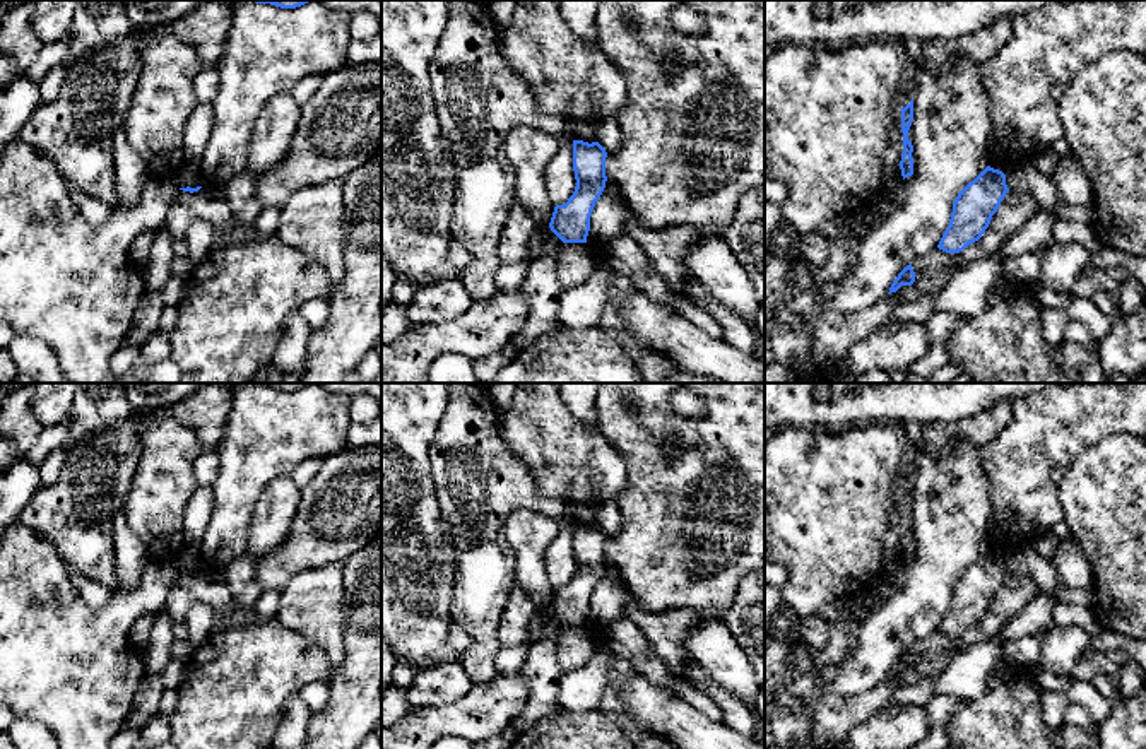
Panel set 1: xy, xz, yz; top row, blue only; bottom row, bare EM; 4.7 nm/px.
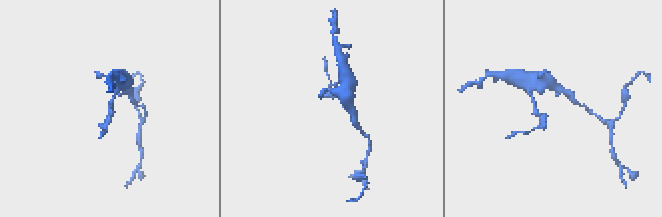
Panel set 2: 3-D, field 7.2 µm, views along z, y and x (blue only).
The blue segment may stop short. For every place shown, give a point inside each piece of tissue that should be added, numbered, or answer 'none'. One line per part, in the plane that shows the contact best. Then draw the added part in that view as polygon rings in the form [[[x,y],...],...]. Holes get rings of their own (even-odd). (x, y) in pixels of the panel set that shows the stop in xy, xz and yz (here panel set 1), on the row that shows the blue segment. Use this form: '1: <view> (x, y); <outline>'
none

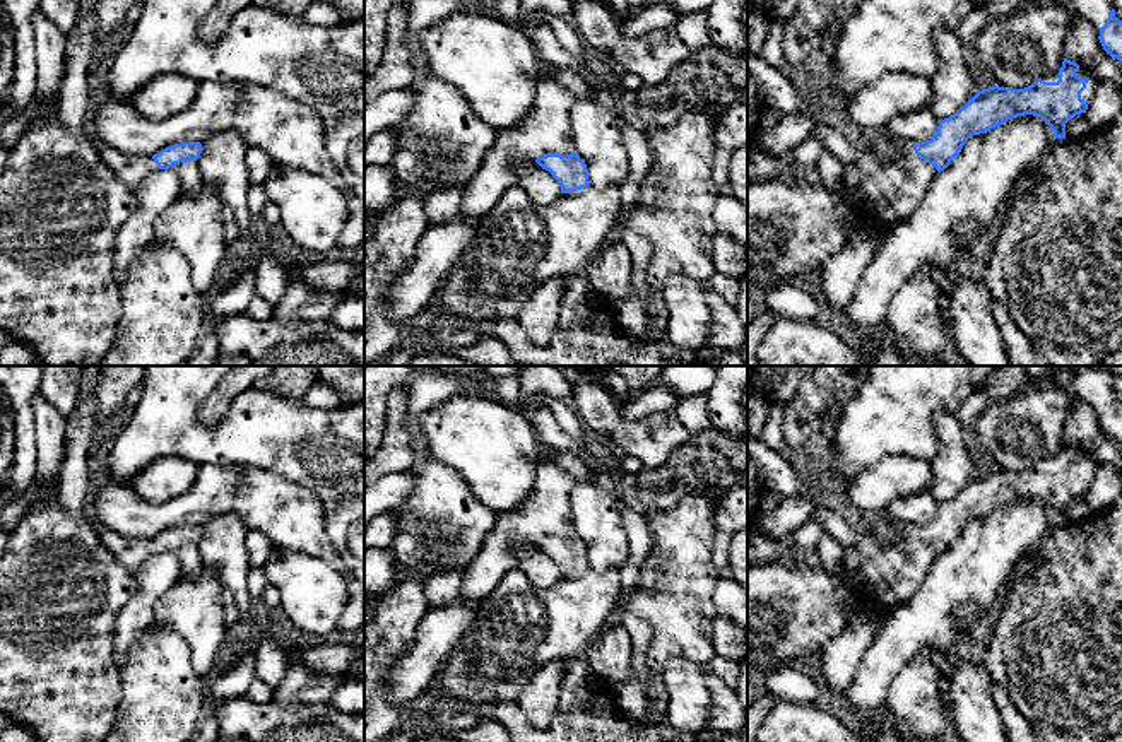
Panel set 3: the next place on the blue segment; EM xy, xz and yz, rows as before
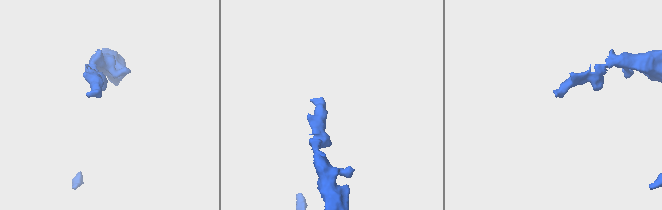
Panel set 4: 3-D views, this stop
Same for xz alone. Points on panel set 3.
1: xz (546, 129); [[[544,68],[529,115],[517,127],[496,133],[494,147],[465,185],[460,212],[484,219],[511,186],[518,186],[513,173],[517,164],[546,154],[576,154],[570,116],[576,101],[575,94]]]

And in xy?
1: xy (188, 173); [[[185,161],[169,169],[180,178],[183,195],[197,195],[202,190],[204,180],[197,161]]]

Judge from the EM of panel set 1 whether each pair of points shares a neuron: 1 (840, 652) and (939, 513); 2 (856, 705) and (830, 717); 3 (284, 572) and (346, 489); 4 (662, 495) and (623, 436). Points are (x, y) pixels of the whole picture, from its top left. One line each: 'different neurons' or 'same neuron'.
1: different neurons
2: same neuron
3: same neuron
4: same neuron

